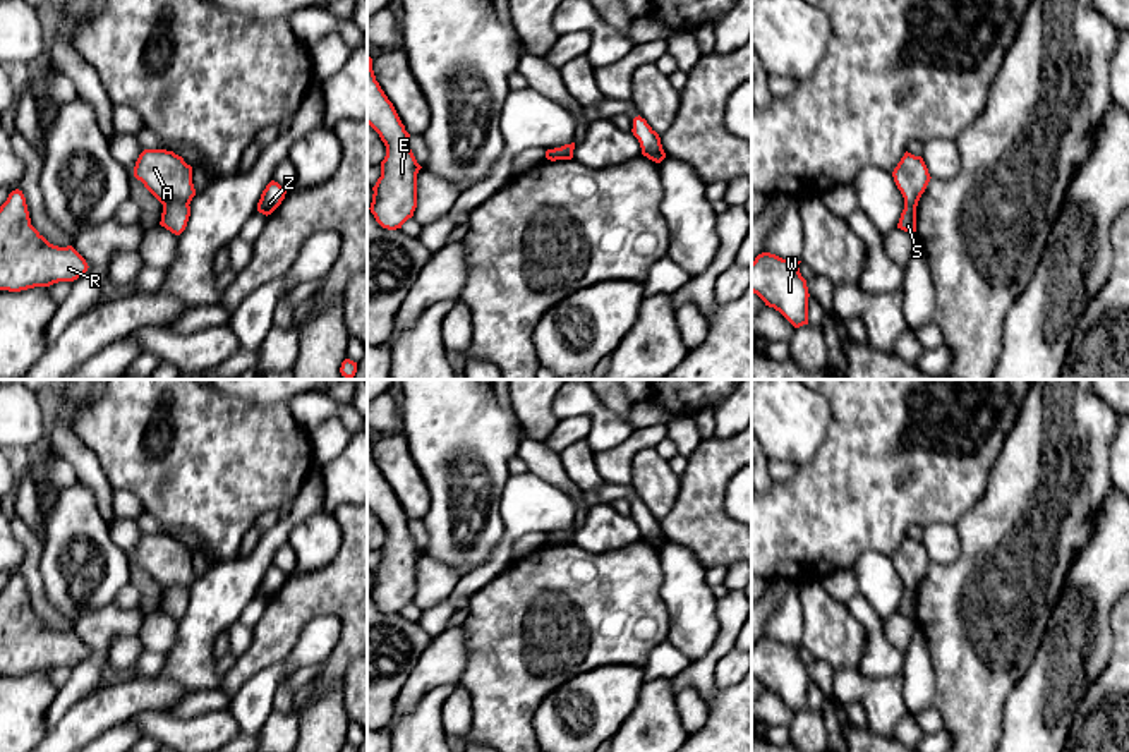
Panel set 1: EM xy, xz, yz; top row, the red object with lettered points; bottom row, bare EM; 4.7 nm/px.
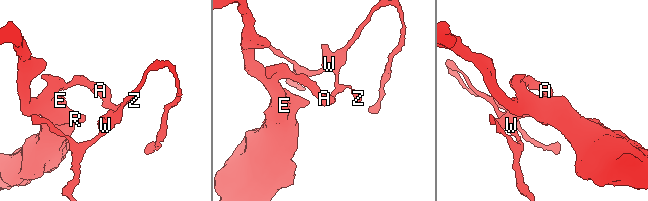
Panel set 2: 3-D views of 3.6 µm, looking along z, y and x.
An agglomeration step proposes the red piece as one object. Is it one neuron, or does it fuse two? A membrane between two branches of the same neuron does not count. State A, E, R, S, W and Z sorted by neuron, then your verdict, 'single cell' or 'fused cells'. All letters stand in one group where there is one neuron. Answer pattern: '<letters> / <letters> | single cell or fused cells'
A E R S W Z | single cell

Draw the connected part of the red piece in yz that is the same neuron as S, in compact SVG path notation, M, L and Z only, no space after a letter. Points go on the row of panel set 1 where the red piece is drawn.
M906 151L894 168L892 177L904 197L904 209L897 228L904 232L916 232L916 206L932 179L928 168L921 156L915 156Z

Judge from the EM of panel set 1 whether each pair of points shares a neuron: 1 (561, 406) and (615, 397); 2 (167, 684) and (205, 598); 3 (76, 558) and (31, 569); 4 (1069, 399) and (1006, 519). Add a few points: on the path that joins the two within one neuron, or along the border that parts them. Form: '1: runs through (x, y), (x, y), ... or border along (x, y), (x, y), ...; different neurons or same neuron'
1: border along (597, 397), (627, 421); different neurons
2: runs through (187, 663), (193, 656), (196, 632), (205, 618); same neuron
3: border along (42, 541), (40, 579), (45, 596), (52, 605); different neurons
4: runs through (1062, 428), (1054, 471), (1035, 490); same neuron

